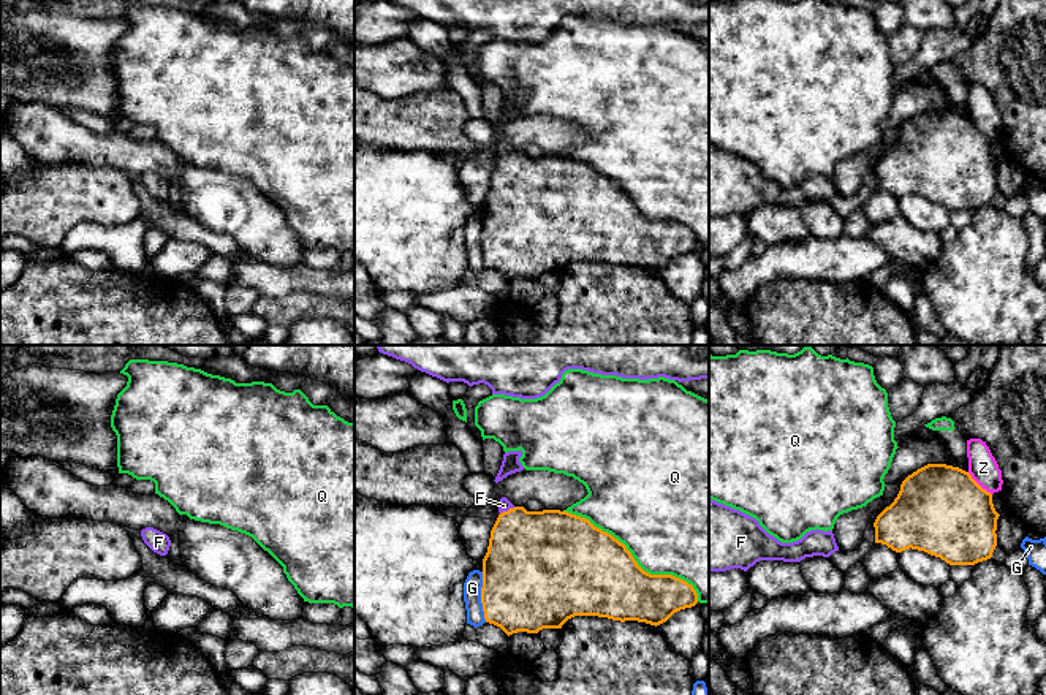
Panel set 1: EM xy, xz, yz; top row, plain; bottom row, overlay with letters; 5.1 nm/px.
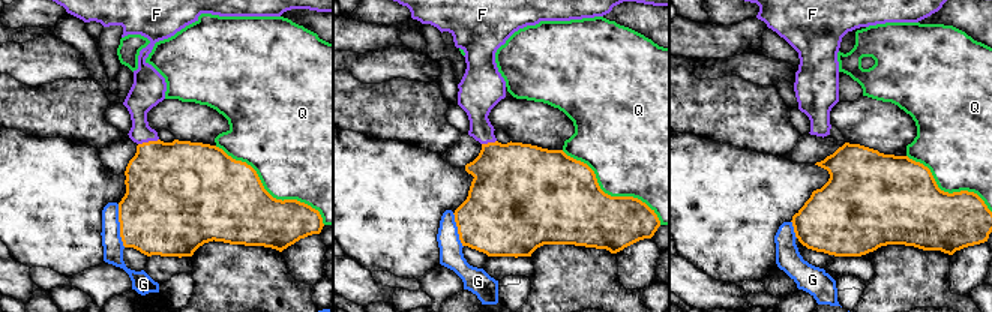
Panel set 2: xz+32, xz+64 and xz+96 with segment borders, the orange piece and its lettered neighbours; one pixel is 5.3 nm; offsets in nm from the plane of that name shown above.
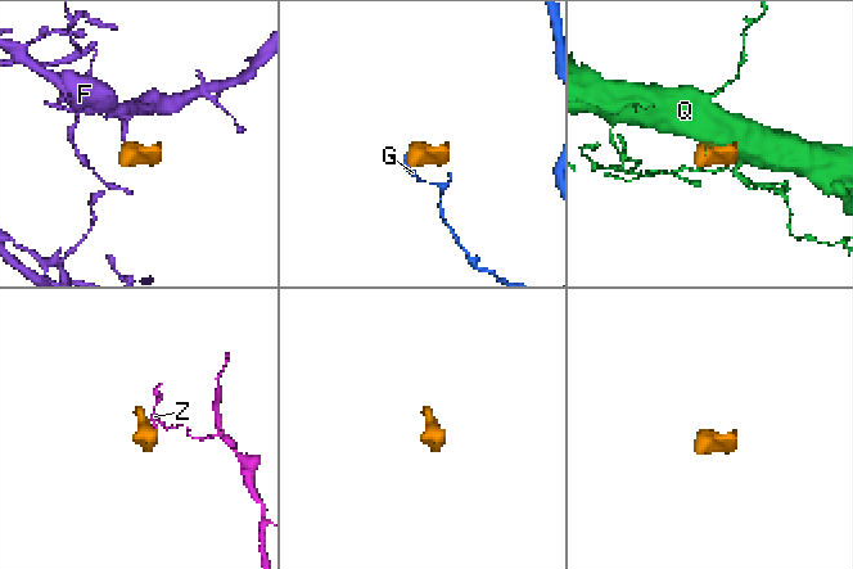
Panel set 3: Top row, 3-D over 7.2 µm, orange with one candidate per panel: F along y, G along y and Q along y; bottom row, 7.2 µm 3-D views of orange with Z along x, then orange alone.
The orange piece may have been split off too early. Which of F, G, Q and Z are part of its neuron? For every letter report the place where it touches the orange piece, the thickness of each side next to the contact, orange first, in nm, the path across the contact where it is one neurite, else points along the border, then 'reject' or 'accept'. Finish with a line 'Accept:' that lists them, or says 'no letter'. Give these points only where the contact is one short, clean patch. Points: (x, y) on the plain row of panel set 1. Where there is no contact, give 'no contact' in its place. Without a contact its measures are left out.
F: contact xz (508, 155); calibres 440 and 60 nm; way xz (530, 198), (521, 189), (508, 155), (504, 151); accept
G: contact xz (481, 243); calibres 480 and 100 nm; border xz (481, 217), (481, 255), (486, 266); reject
Q: contact xz (633, 205); calibres 440 and 480 nm; reject
Z: contact yz (978, 130); calibres 460 and 150 nm; border yz (967, 117), (991, 140); reject
Accept: F

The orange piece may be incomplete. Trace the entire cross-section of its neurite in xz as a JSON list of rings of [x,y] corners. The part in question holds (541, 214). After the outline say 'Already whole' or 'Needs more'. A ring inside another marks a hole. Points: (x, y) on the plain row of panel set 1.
[[[506,142],[500,144],[498,158],[483,204],[481,249],[486,268],[500,272],[508,282],[517,277],[562,274],[574,261],[638,266],[657,272],[674,258],[698,249],[692,230],[673,220],[644,217],[623,188],[586,163],[560,155],[527,157],[524,152],[514,152]]]. Needs more

